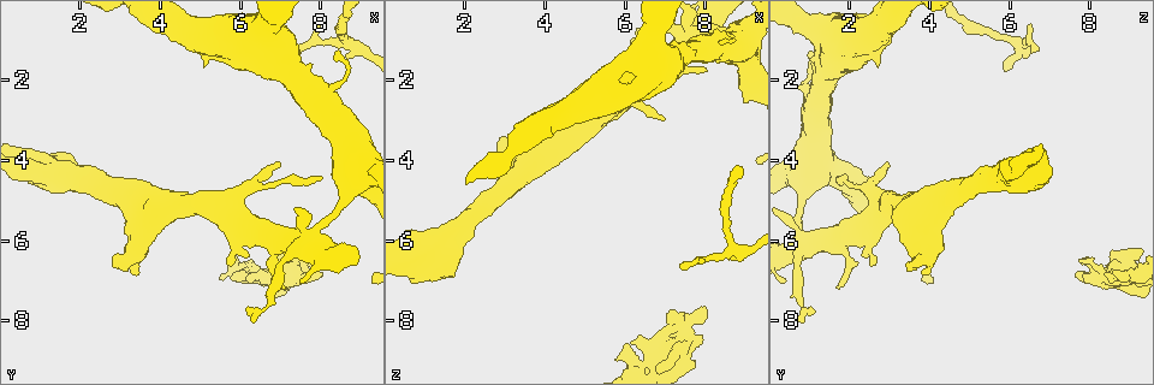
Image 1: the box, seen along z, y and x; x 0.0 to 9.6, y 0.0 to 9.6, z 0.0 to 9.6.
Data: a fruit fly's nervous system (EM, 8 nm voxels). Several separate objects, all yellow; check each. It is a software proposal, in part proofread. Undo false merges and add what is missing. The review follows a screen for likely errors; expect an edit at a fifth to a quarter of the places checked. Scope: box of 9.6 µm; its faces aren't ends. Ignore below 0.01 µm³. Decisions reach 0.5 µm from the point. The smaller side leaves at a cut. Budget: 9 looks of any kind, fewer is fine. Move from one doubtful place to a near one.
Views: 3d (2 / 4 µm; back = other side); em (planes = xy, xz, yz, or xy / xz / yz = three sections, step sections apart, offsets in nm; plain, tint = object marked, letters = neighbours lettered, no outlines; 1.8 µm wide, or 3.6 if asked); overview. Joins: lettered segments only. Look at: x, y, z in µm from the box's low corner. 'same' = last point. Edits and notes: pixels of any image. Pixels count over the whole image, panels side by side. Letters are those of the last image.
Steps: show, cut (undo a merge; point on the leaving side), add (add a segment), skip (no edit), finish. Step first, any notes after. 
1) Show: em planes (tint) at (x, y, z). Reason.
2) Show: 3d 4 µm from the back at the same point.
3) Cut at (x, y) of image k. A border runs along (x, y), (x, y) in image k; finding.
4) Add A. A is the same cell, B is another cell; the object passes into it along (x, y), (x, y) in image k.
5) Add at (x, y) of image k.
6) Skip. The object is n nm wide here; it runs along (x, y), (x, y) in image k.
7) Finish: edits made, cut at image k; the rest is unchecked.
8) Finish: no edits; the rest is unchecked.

Show: em planes (plain) at (5.65, 6.55, 2.60). Branch stops here.

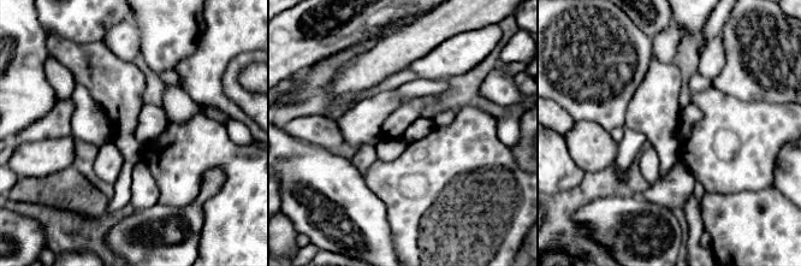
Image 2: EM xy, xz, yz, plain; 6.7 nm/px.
Show: em planes (letters) at the same point.

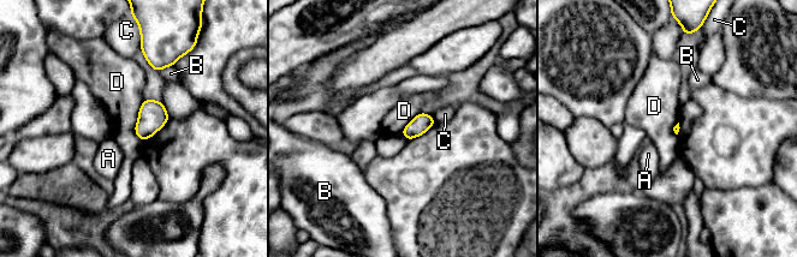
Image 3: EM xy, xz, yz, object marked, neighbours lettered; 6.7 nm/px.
Skip. A, B, C and D are other cells; a border runs along (144, 100), (135, 126), (143, 142) in image 3; no lettered segment goes on from it.

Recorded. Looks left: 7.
Show: em 3.6 µm yz step 4 (letters) at (7.85, 5.90, 0.80). Sudden change in width.

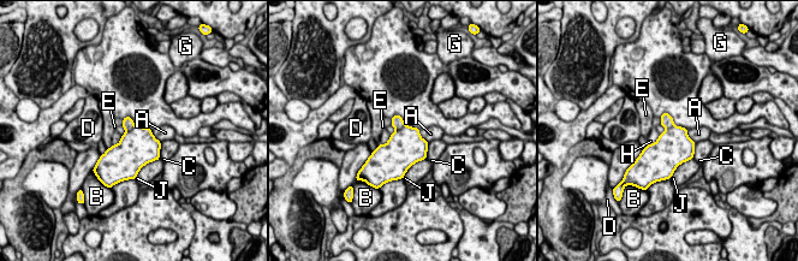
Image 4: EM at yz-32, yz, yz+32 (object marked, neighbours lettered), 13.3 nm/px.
Show: em 3.6 µm planes (letters) at the same point. Cut it another way.

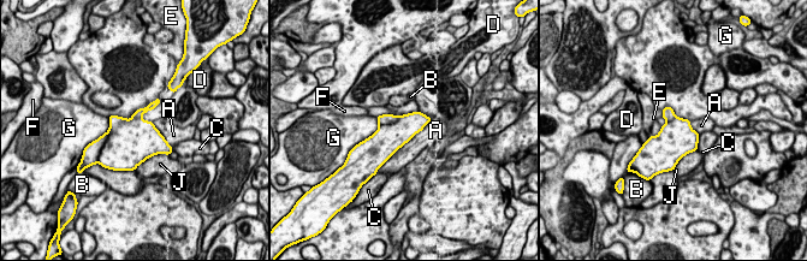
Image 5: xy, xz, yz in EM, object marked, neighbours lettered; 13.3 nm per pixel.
Cut at (389, 138) of image 5. The object is 420 nm wide here; A, B, C, D, E, F, G and J are other cells; a border runs along (398, 117), (392, 123), (379, 125) in image 5; two neurons meet here.

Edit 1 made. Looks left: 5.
Show: em planes (letters) at (7.45, 1.30, 6.50). Thin end.

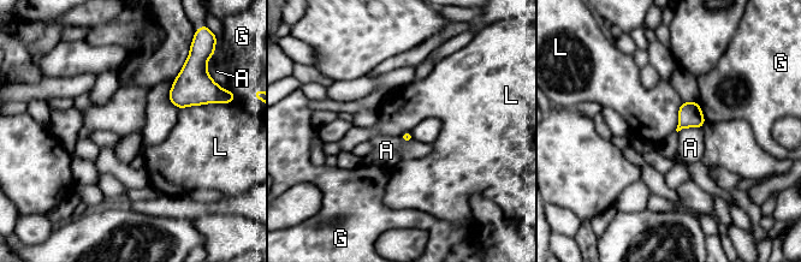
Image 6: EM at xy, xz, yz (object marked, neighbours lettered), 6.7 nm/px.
Skip. The longest contact is with L, 220 nm; A, G and L are other cells; no lettered segment goes on from it.

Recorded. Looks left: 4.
Finish: edits made, cut at image 5; the rest is unchecked.

